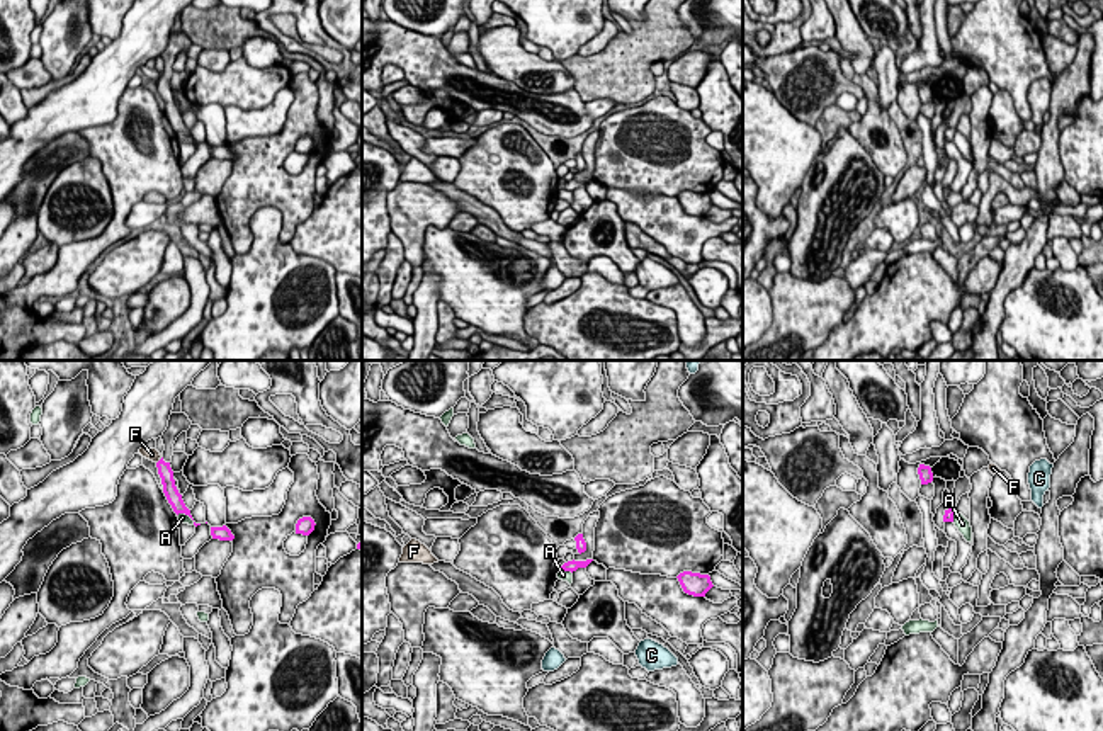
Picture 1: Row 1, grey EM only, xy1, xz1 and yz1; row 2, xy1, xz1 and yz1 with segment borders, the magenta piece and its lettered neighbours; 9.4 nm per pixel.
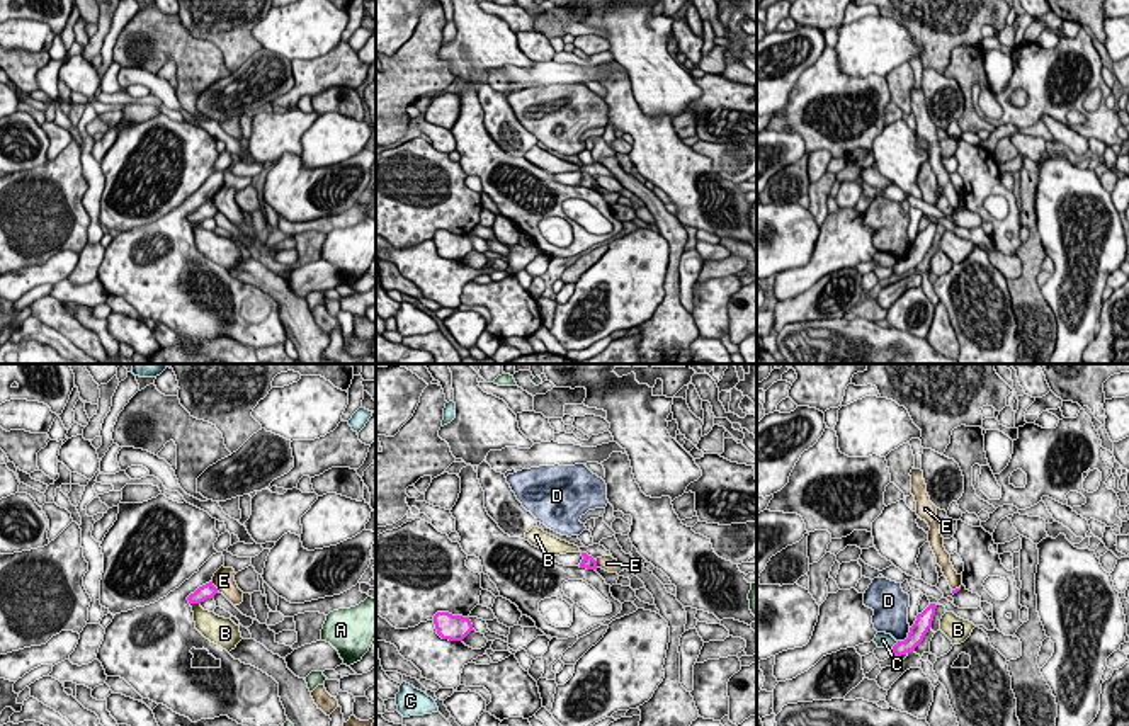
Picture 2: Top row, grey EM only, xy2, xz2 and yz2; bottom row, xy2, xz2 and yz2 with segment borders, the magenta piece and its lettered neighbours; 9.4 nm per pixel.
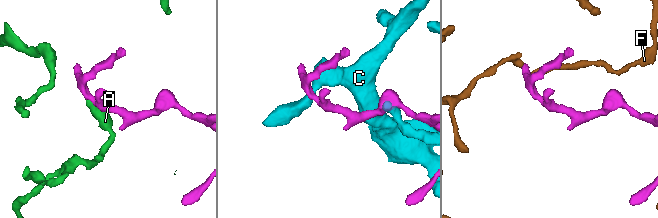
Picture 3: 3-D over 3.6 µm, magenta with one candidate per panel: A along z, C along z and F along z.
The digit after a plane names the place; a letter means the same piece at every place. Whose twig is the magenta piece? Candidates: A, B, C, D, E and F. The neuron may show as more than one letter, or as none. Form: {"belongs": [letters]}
{"belongs": []}

